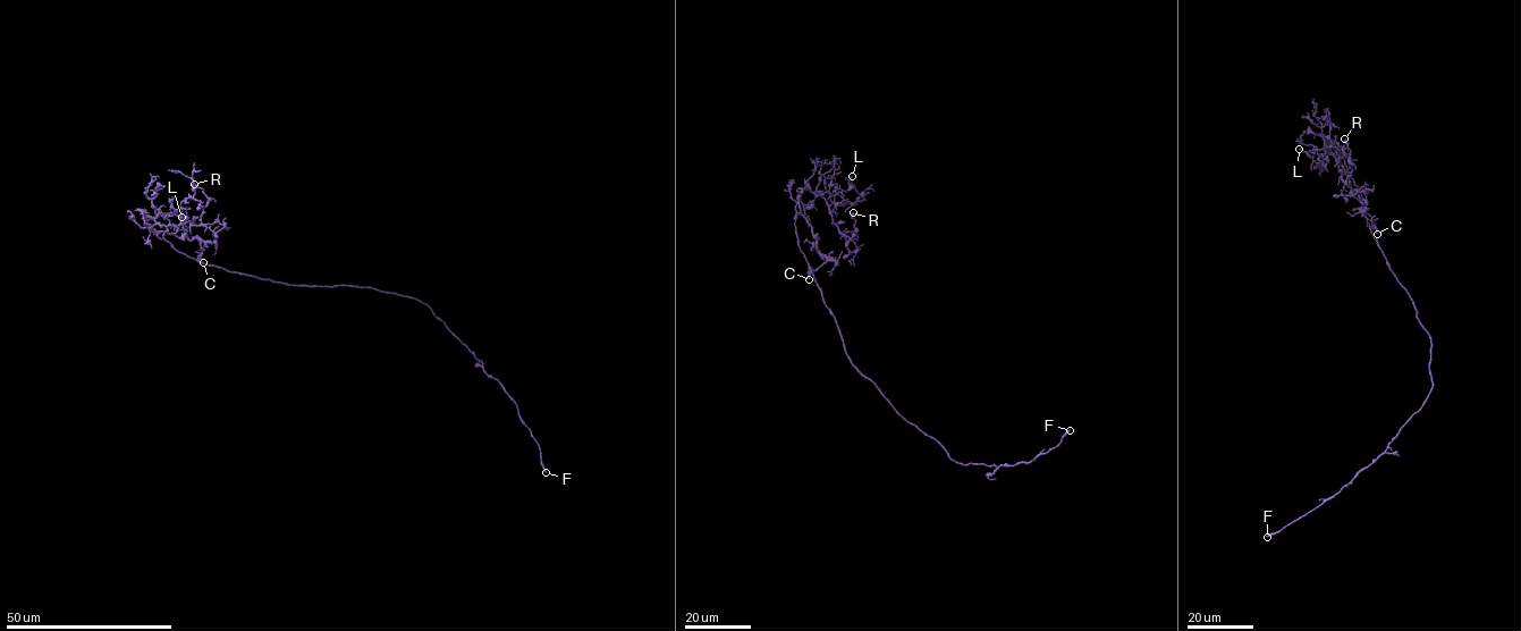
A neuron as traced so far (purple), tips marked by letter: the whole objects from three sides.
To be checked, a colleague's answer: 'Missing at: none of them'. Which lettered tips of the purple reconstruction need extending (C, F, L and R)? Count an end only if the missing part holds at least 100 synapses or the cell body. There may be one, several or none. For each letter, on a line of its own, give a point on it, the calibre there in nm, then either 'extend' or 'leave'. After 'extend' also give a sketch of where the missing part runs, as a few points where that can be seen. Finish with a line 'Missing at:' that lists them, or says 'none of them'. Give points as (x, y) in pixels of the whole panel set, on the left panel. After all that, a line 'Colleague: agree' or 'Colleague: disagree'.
C: at (203, 262); 200 nm thick; leave
F: at (546, 472); 280 nm thick; extend; missing branch runs (546, 472), (562, 487)
L: at (182, 217); 200 nm thick; leave
R: at (194, 184); 440 nm thick; leave
Missing at: F
Colleague: disagree

